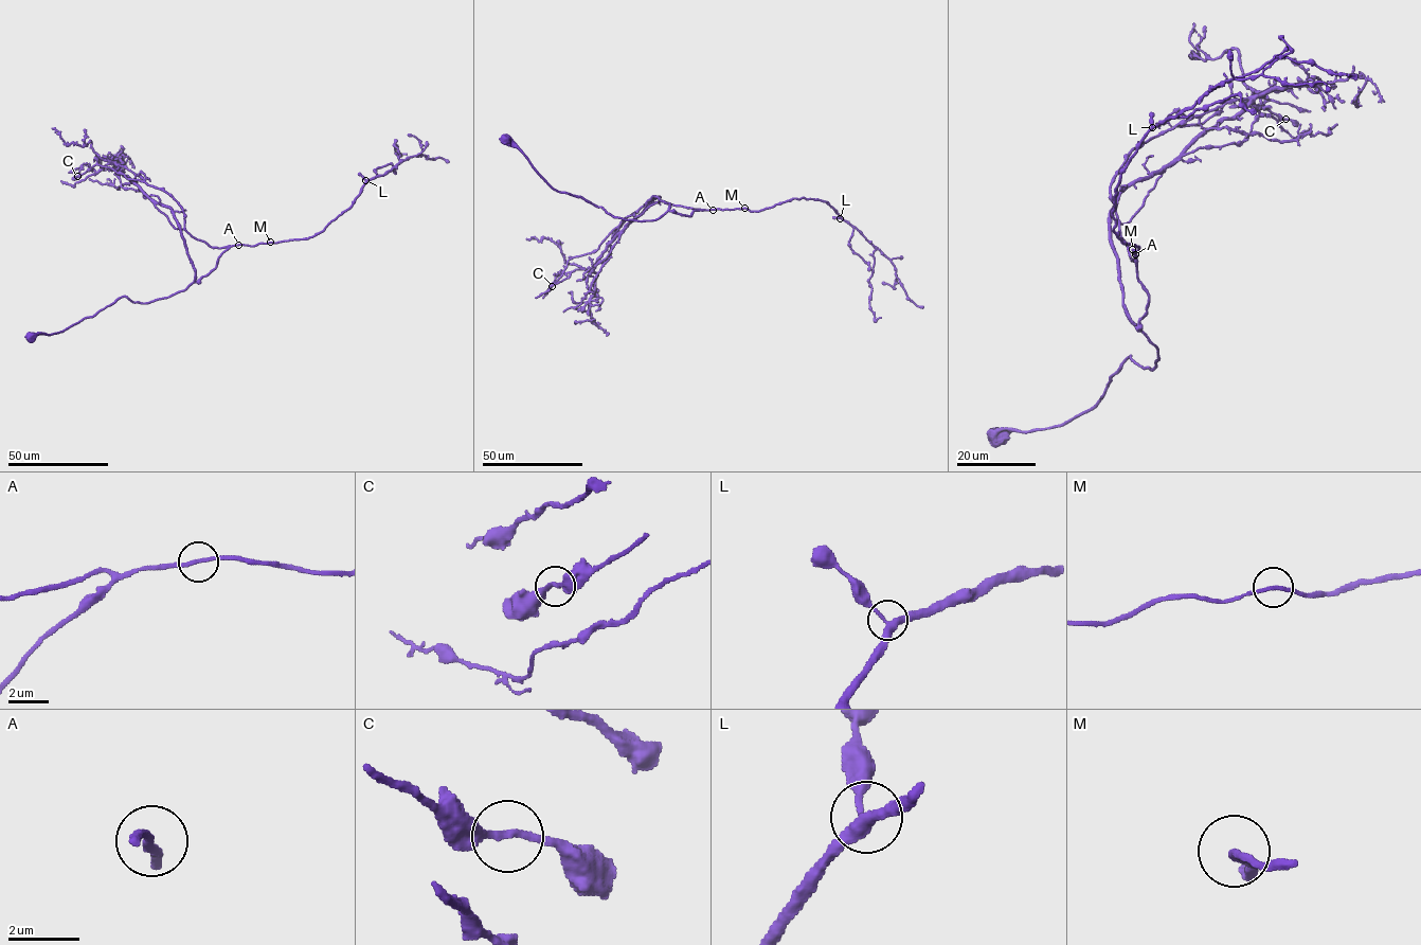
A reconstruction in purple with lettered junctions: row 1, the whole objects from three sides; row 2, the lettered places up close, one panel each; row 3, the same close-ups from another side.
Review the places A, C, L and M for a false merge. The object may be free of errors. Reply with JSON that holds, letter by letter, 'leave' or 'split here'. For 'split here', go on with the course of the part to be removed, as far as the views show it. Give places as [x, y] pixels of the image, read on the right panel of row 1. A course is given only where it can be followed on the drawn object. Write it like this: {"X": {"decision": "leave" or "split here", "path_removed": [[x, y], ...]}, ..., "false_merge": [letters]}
{"A": {"decision": "leave"}, "C": {"decision": "leave"}, "L": {"decision": "leave"}, "M": {"decision": "leave"}, "false_merge": []}

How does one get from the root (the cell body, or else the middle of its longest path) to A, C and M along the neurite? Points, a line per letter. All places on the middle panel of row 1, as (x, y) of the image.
A: (505, 139), (554, 189), (580, 196), (614, 216), (650, 220), (668, 211), (690, 216), (694, 211), (713, 210)
C: (505, 139), (554, 189), (614, 216), (653, 220), (669, 203), (653, 196), (552, 286)
M: (505, 139), (554, 189), (580, 196), (614, 216), (650, 220), (668, 211), (690, 216), (694, 211), (744, 208)

